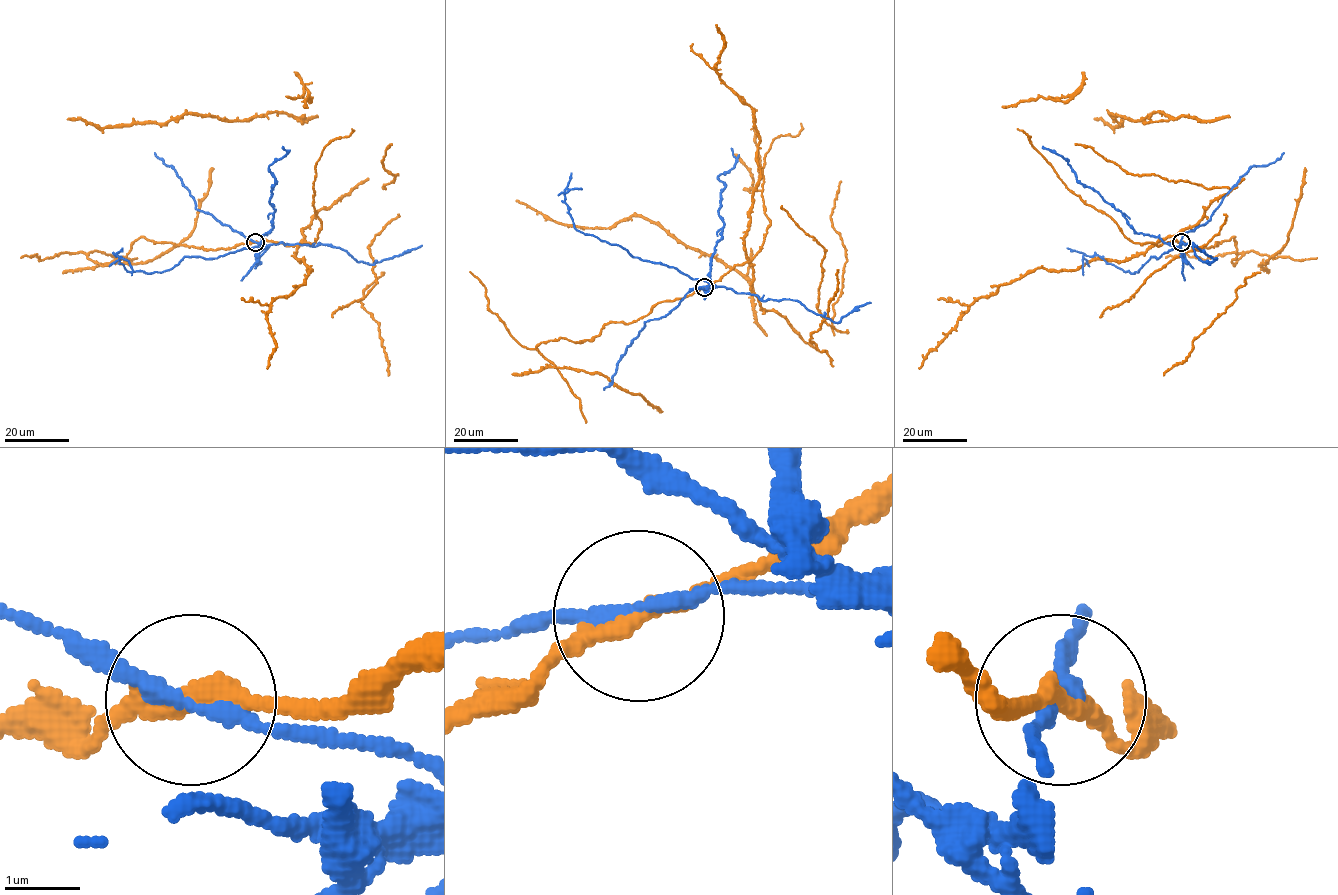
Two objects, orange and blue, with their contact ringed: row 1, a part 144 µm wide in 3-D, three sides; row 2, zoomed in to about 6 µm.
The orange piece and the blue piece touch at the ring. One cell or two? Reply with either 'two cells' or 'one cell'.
two cells

